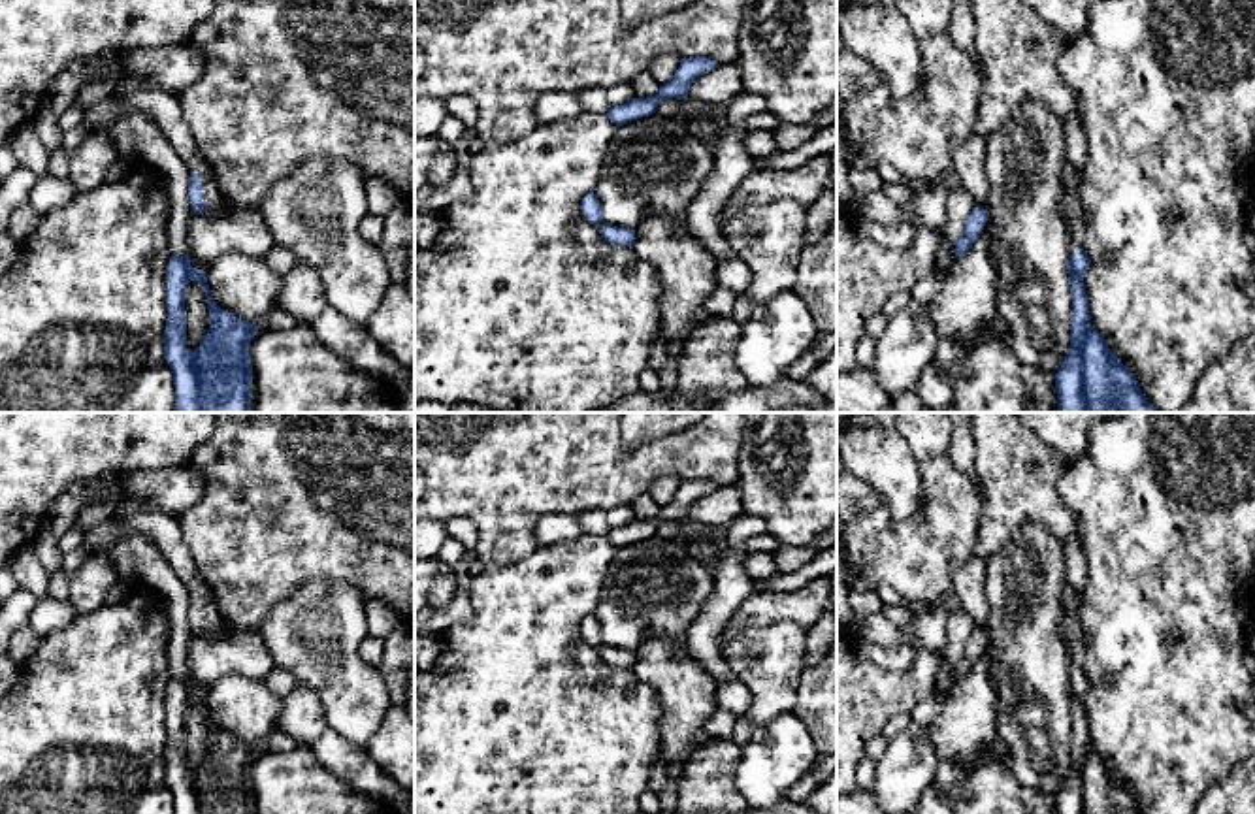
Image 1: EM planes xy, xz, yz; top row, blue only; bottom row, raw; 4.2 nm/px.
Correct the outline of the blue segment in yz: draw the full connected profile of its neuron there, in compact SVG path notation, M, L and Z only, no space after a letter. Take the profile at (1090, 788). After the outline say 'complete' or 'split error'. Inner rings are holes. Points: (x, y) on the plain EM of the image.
M1067 582L1063 590L1063 629L1068 648L1068 705L1072 718L1070 771L1055 795L1057 814L1142 814L1136 799L1114 778L1102 756L1091 748L1084 699L1089 678L1084 673L1085 639L1080 599Z | split error

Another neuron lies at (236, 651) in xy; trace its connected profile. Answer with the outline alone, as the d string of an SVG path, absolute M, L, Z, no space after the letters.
M224 622L219 637L190 637L187 663L190 688L202 692L205 699L209 688L226 675L266 678L275 667L258 629L243 629L230 622Z

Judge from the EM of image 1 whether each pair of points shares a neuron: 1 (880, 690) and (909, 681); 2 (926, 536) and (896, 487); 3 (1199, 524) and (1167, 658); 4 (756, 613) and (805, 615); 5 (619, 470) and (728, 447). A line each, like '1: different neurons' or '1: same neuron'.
1: same neuron
2: different neurons
3: same neuron
4: same neuron
5: same neuron

